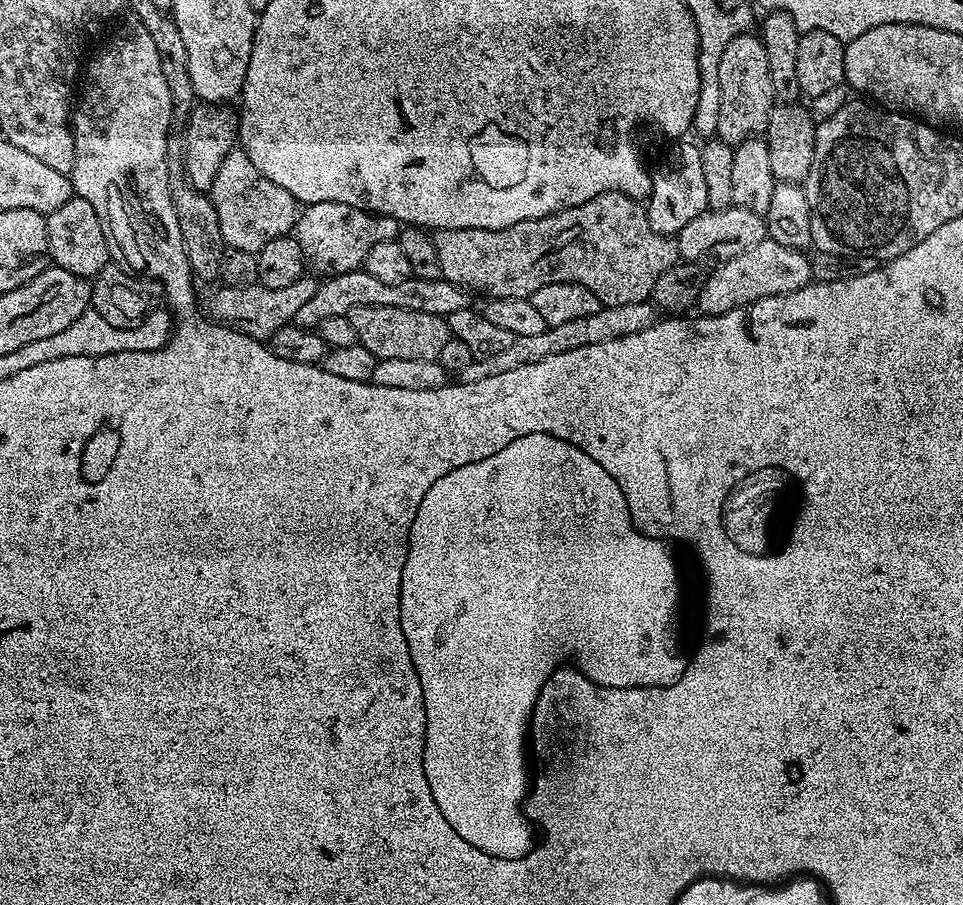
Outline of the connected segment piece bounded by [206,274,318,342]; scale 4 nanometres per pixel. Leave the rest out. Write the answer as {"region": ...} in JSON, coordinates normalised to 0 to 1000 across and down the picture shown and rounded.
{"region":[[[317,303],[309,312],[301,316],[292,316],[289,320],[280,320],[269,312],[255,316],[228,316],[228,319],[216,331],[215,348],[226,358],[236,358],[251,369],[271,378],[277,377],[290,361],[304,357],[314,339],[326,325],[330,309],[327,304]]]}

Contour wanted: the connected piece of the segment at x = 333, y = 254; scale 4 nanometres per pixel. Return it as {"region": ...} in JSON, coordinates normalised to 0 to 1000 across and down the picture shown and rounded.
{"region":[[[330,223],[319,227],[308,238],[305,260],[314,272],[316,290],[321,302],[332,307],[369,301],[377,293],[388,267],[410,265],[417,249],[407,239],[393,239],[355,223]]]}

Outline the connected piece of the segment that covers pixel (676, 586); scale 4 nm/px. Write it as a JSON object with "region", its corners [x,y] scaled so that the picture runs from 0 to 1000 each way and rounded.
{"region":[[[571,480],[560,482],[559,491],[561,491],[562,497],[565,498],[565,504],[547,504],[547,498],[542,497],[538,502],[531,504],[529,508],[524,508],[523,506],[515,505],[514,502],[509,502],[509,506],[501,506],[498,513],[476,515],[475,517],[458,520],[454,525],[451,537],[447,537],[447,541],[442,541],[442,546],[438,550],[438,559],[434,559],[434,564],[427,567],[426,578],[422,585],[422,604],[420,607],[420,624],[417,625],[417,643],[415,644],[415,691],[417,692],[417,701],[424,710],[424,722],[428,728],[428,737],[432,739],[432,748],[436,750],[435,772],[437,775],[440,773],[440,835],[438,834],[440,859],[447,869],[447,877],[451,882],[459,904],[469,908],[471,922],[480,924],[483,933],[491,933],[493,937],[499,939],[514,938],[515,919],[521,918],[526,913],[528,902],[532,906],[536,906],[540,902],[539,891],[532,888],[532,878],[543,873],[543,862],[548,857],[547,851],[544,850],[544,808],[548,804],[548,796],[550,800],[550,792],[558,781],[563,768],[563,761],[570,755],[569,746],[580,734],[586,734],[589,729],[598,728],[597,737],[601,741],[605,743],[612,751],[630,760],[683,760],[686,758],[705,757],[710,750],[714,739],[714,731],[719,724],[719,670],[717,666],[717,654],[712,649],[711,642],[710,645],[706,642],[706,628],[702,624],[702,614],[690,602],[693,600],[686,593],[673,592],[665,587],[661,576],[658,573],[658,568],[646,546],[646,537],[642,537],[640,529],[633,524],[629,524],[629,519],[625,515],[621,515],[621,510],[617,510],[617,506],[613,506],[613,502],[609,502],[603,495],[595,495],[592,491],[579,490]]]}

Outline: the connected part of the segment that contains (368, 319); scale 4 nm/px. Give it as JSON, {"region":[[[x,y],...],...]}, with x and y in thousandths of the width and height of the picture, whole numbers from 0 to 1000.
{"region":[[[372,338],[361,345],[360,351],[363,360],[368,360],[368,369],[373,380],[380,382],[380,387],[384,387],[384,391],[388,391],[391,398],[400,398],[401,396],[455,398],[459,382],[463,381],[467,372],[465,356],[462,350],[438,347],[438,343],[426,343],[413,338]]]}

